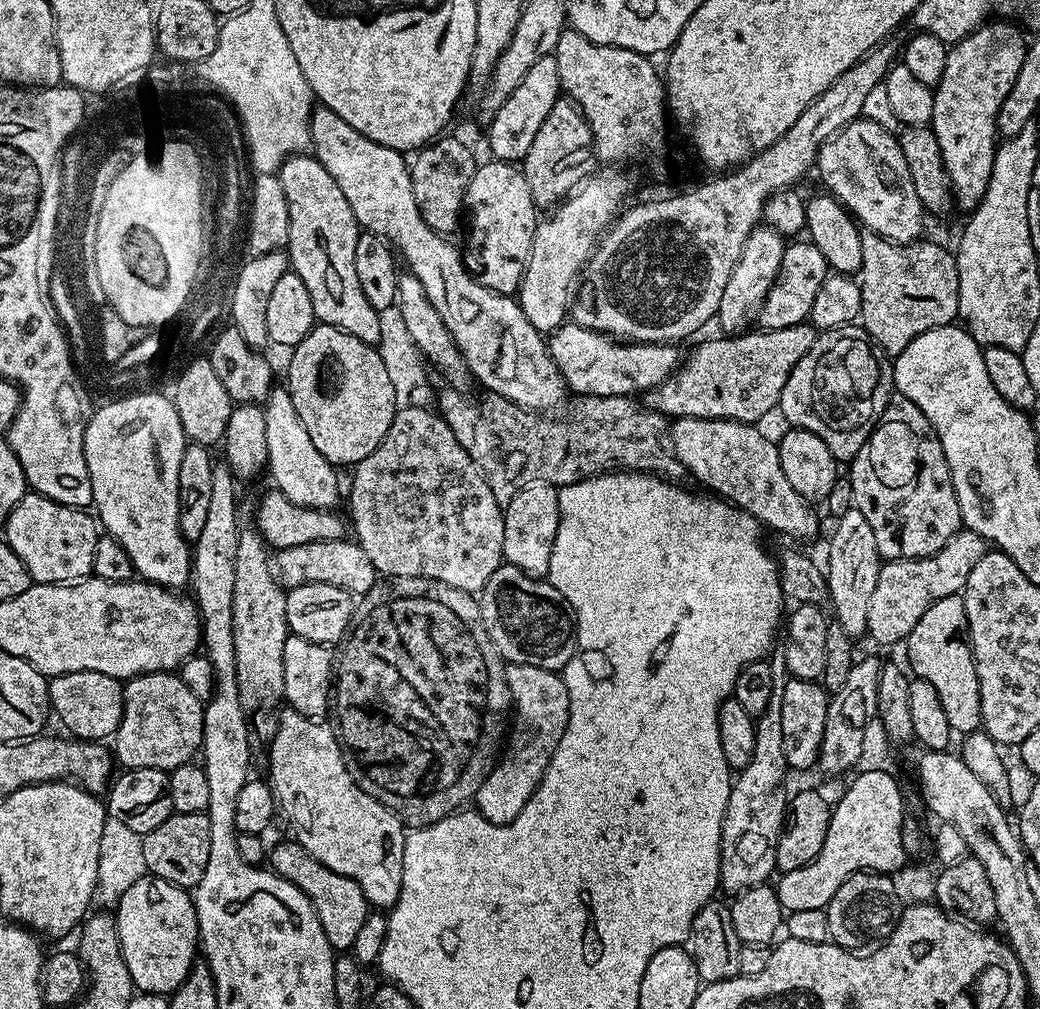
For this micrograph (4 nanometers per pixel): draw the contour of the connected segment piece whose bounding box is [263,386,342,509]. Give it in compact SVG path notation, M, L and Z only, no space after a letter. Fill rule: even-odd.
M273 387L271 394L263 405L266 414L266 465L267 475L272 475L275 491L286 494L290 502L298 502L298 506L307 508L335 509L336 503L341 503L342 488L336 477L337 469L314 446L310 434L302 426L301 420L294 410L293 399L290 398L287 387Z

